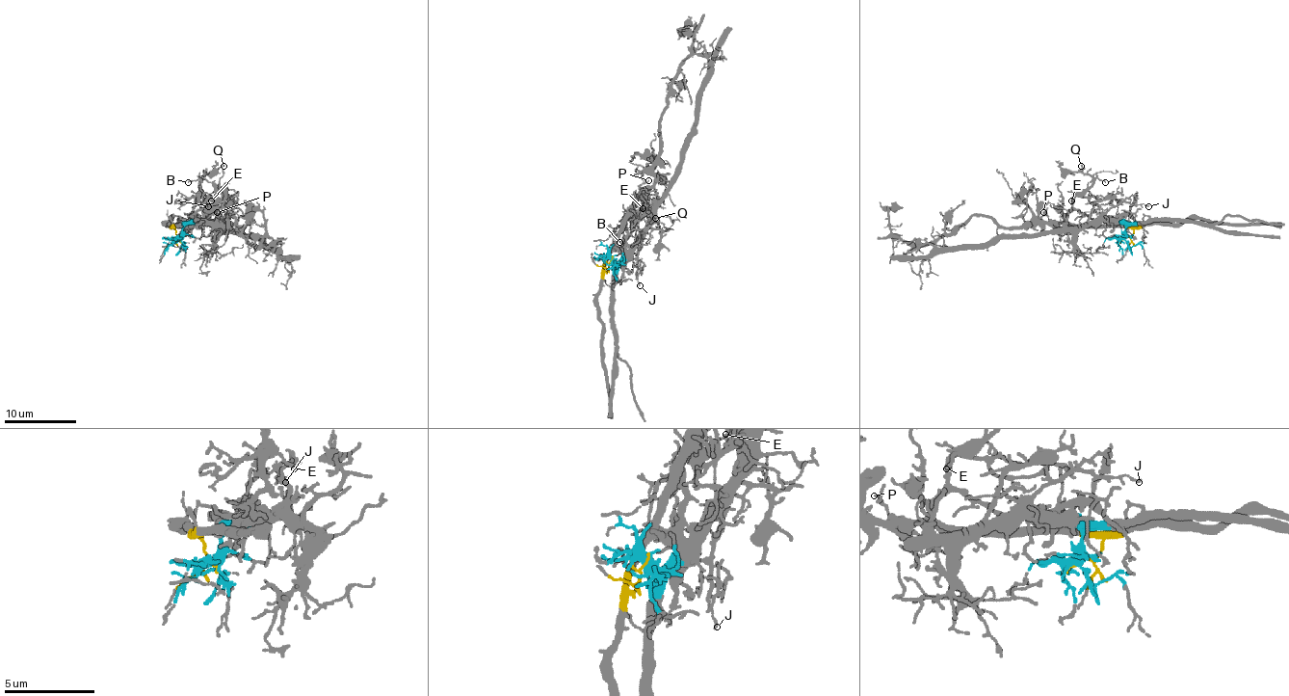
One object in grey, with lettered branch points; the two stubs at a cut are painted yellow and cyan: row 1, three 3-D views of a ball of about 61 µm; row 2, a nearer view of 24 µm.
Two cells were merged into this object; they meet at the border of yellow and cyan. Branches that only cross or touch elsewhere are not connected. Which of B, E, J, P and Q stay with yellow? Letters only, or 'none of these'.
B, E, P, Q

